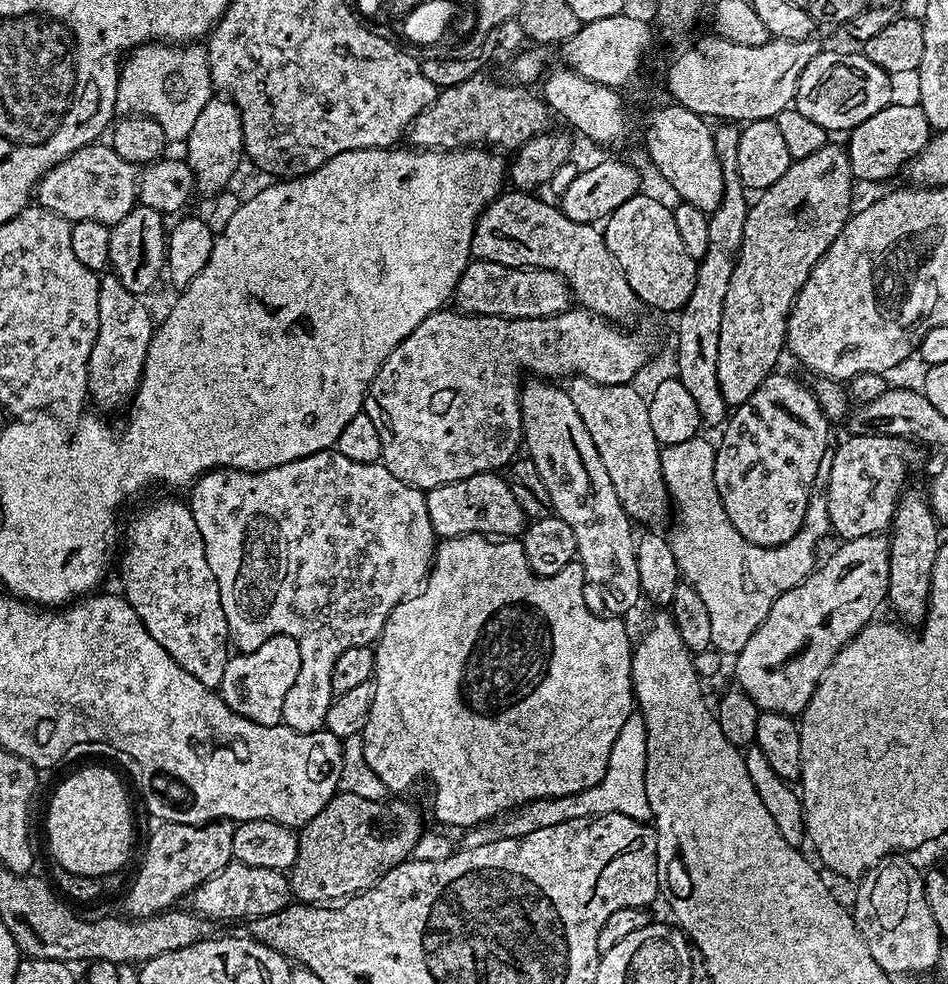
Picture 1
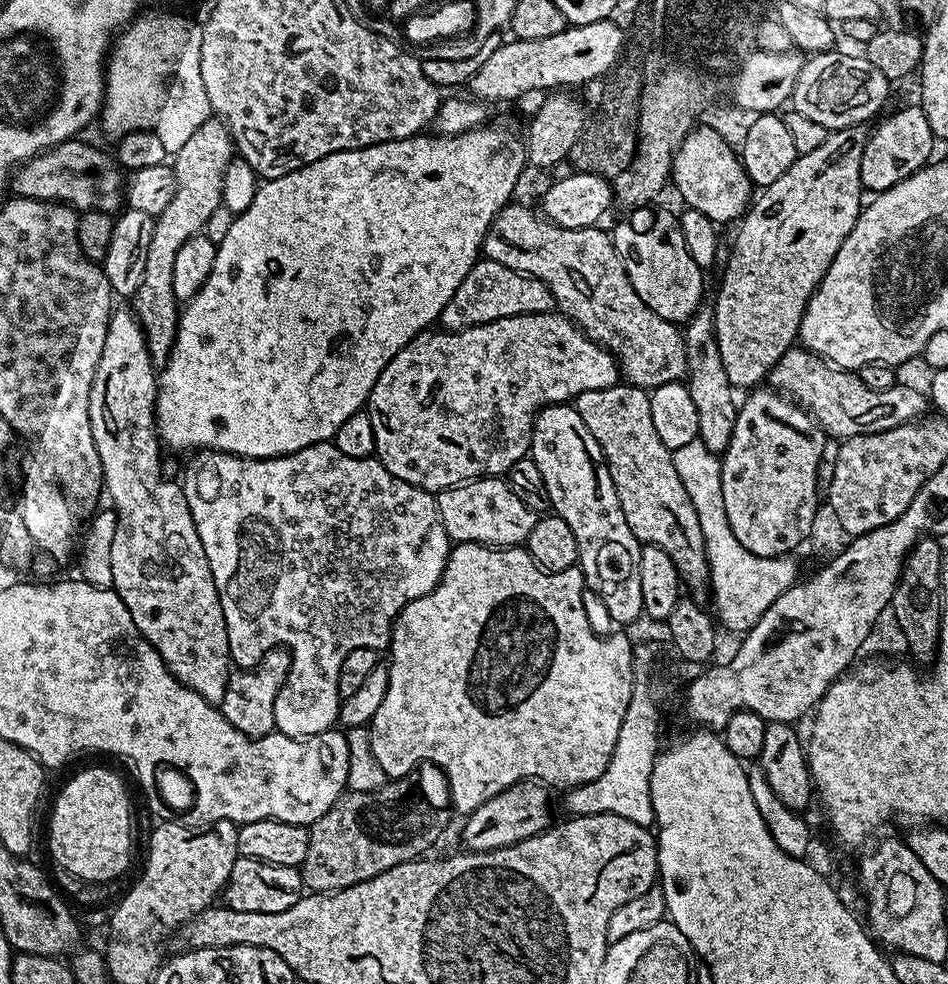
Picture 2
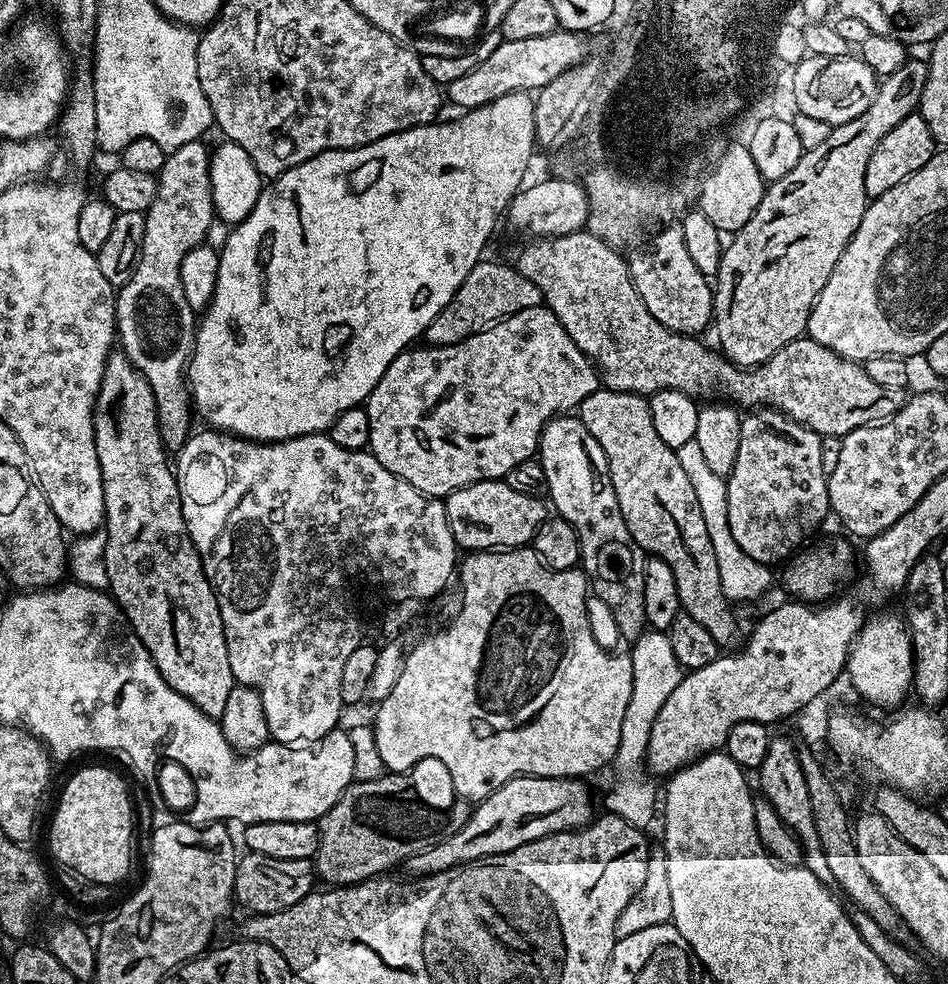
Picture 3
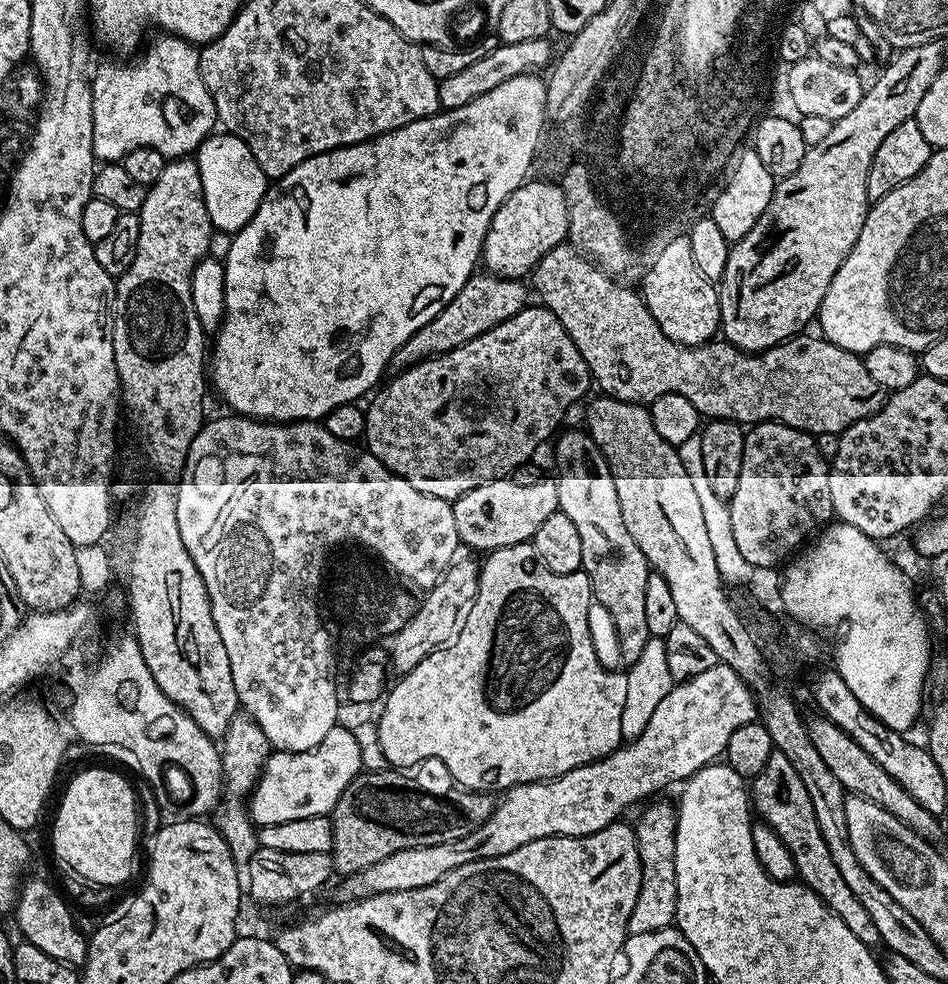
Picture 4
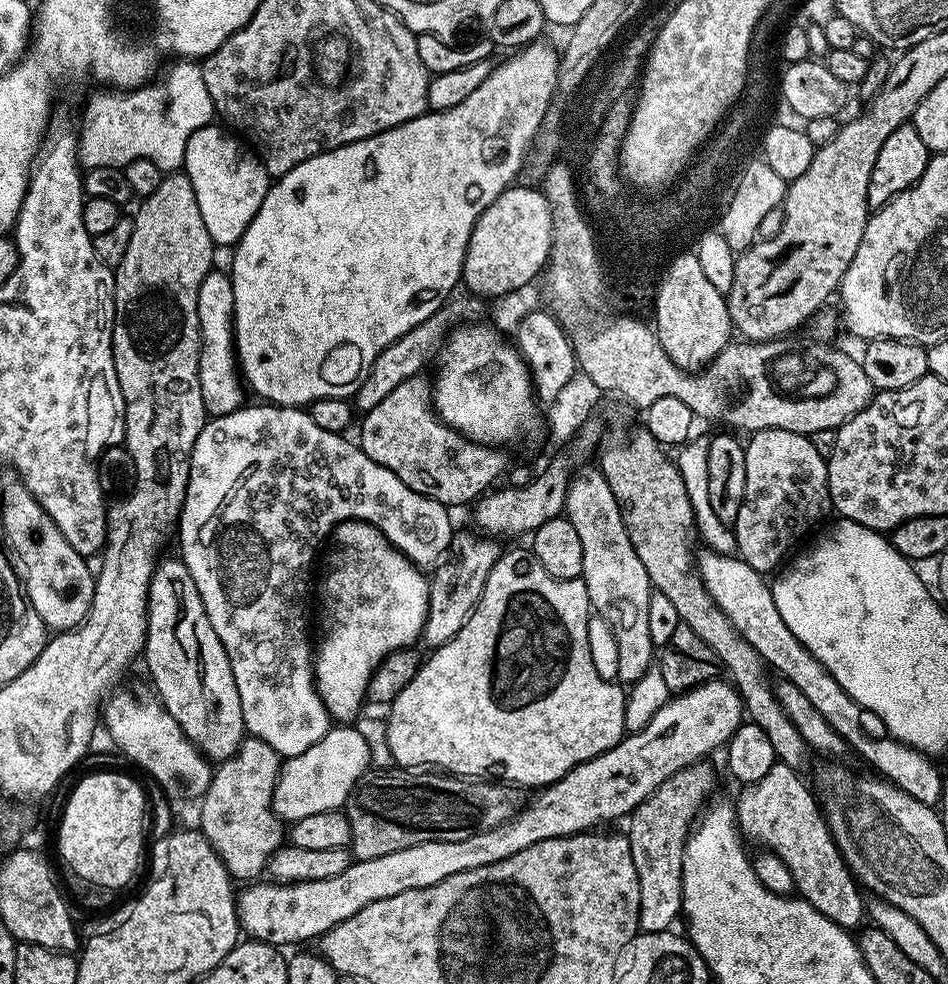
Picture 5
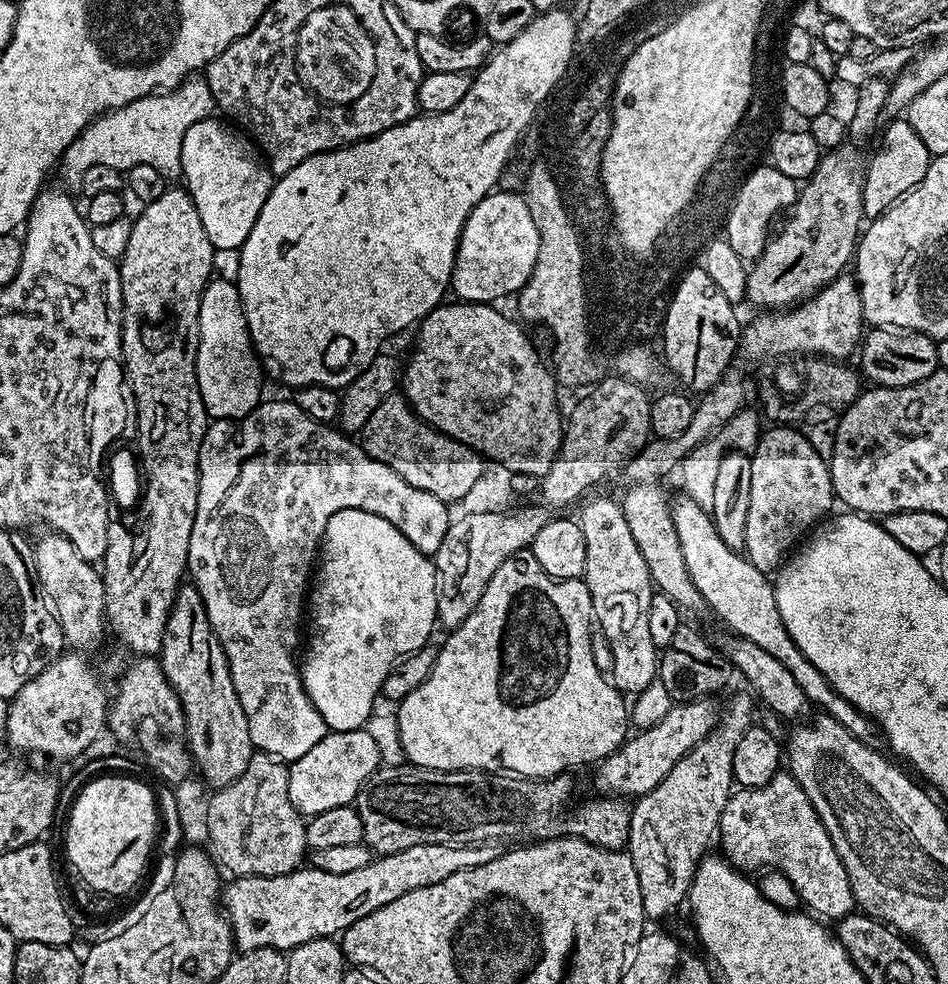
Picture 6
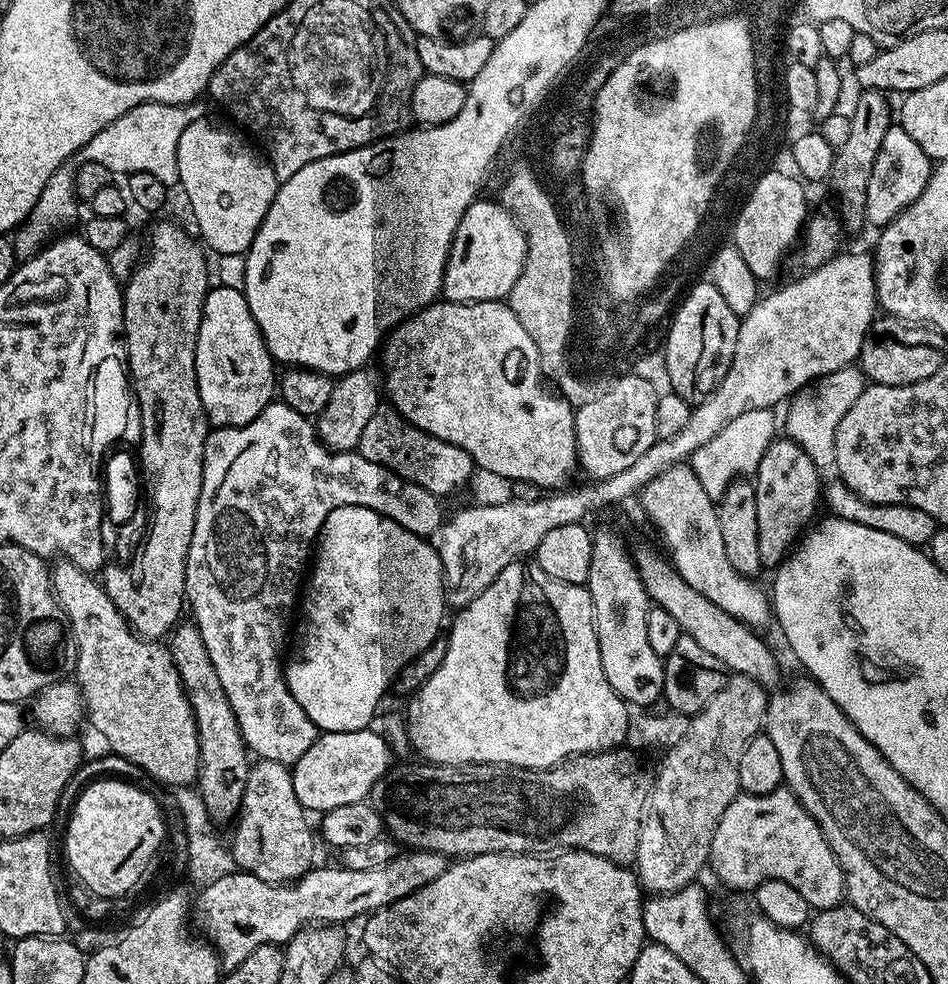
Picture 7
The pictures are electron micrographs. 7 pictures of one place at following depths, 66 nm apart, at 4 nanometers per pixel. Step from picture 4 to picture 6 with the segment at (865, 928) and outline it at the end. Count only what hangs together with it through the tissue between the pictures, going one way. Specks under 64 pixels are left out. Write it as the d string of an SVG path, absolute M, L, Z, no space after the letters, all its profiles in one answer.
M787 770L777 772L774 778L770 778L770 782L766 782L766 786L733 791L732 797L722 810L718 844L719 842L721 848L719 851L724 859L741 872L756 874L761 870L771 870L785 875L793 883L799 899L804 904L808 903L807 907L817 917L829 916L832 922L839 922L844 917L853 915L857 902L852 893L850 878L846 874L846 866L838 858L838 850L834 850L834 842L830 842L826 826L822 826L822 818L818 818L810 798L806 798L806 790L798 786L791 772Z

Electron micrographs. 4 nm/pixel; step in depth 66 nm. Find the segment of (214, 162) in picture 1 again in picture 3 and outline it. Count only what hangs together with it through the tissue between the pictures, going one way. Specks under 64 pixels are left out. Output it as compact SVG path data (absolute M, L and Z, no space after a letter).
M203 139L186 142L186 146L165 155L164 165L158 174L156 198L144 213L146 238L142 238L138 270L134 270L134 278L130 278L130 282L123 284L116 293L116 330L119 347L127 360L144 375L146 382L150 382L150 390L156 399L160 438L172 450L178 450L188 441L190 429L193 427L191 424L194 405L186 373L188 361L192 358L192 348L196 345L198 316L192 311L190 302L186 302L186 293L182 291L182 258L186 258L186 254L194 250L194 246L204 243L207 227L214 219L208 169L210 148L204 143Z

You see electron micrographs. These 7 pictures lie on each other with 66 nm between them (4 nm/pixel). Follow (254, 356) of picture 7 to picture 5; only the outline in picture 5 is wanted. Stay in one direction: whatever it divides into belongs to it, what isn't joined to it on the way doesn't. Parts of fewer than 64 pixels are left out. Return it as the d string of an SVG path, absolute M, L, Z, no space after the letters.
M210 271L206 274L206 278L202 278L202 286L198 286L198 322L200 323L200 365L198 366L198 378L202 386L202 402L204 403L204 411L209 417L221 416L222 414L230 414L234 410L245 407L244 392L246 396L246 388L242 383L239 367L236 363L236 332L232 329L232 319L234 318L234 286L229 273Z

